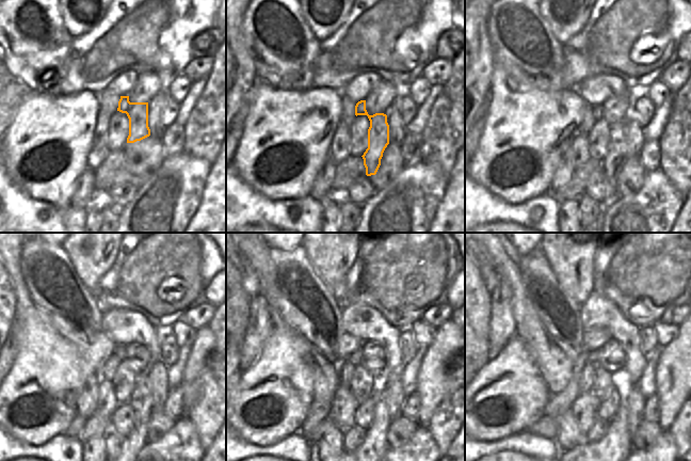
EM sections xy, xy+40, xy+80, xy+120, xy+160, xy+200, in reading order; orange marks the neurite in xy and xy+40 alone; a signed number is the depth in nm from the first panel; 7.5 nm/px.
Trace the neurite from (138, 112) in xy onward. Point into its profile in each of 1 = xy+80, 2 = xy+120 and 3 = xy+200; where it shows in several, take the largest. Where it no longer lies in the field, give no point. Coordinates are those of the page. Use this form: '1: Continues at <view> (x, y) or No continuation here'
1: Continues at xy+80 (616, 155)
2: Continues at xy+120 (141, 399)
3: Continues at xy+200 (613, 448)

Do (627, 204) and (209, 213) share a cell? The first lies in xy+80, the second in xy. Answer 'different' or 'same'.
different

